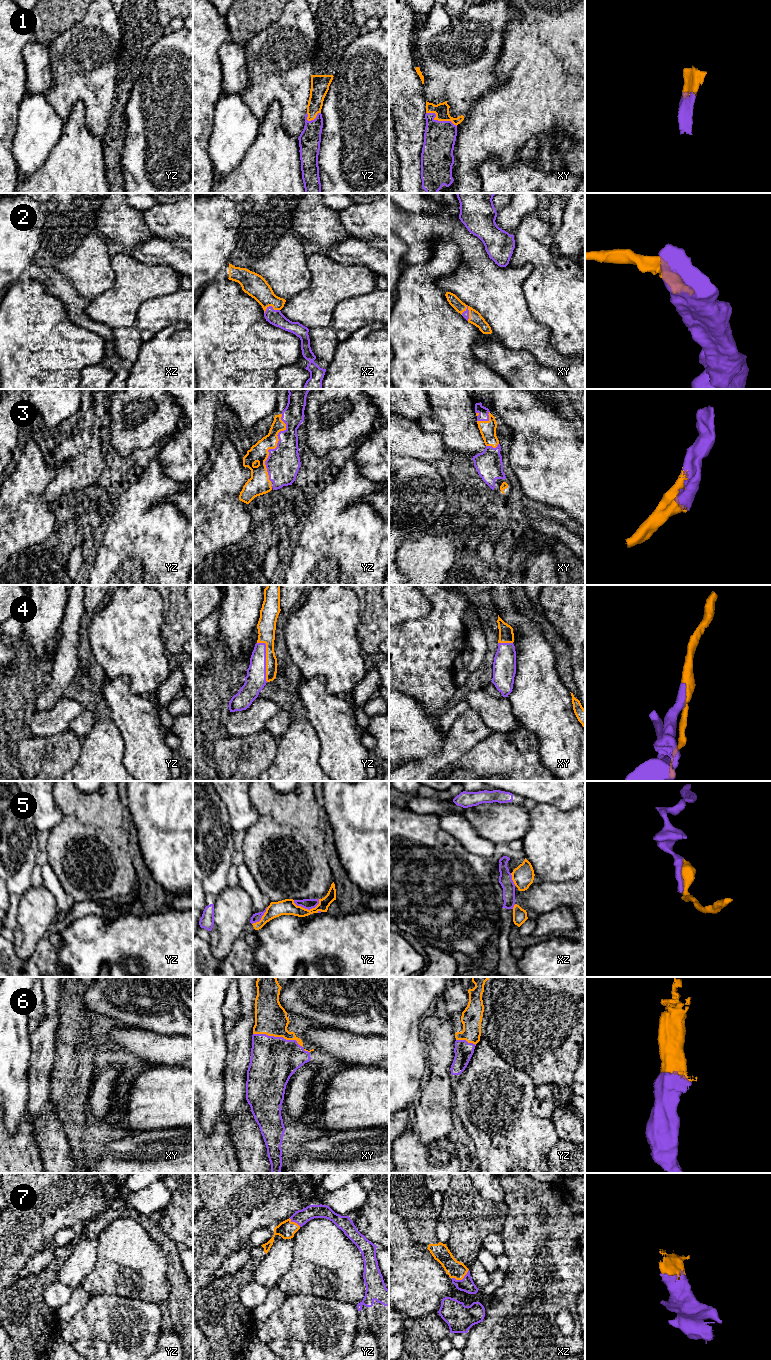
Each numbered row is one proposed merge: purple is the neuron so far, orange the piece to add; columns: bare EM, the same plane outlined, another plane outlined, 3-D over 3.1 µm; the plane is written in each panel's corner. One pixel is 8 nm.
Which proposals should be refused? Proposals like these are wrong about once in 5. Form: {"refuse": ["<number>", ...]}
{"refuse": ["5"]}

